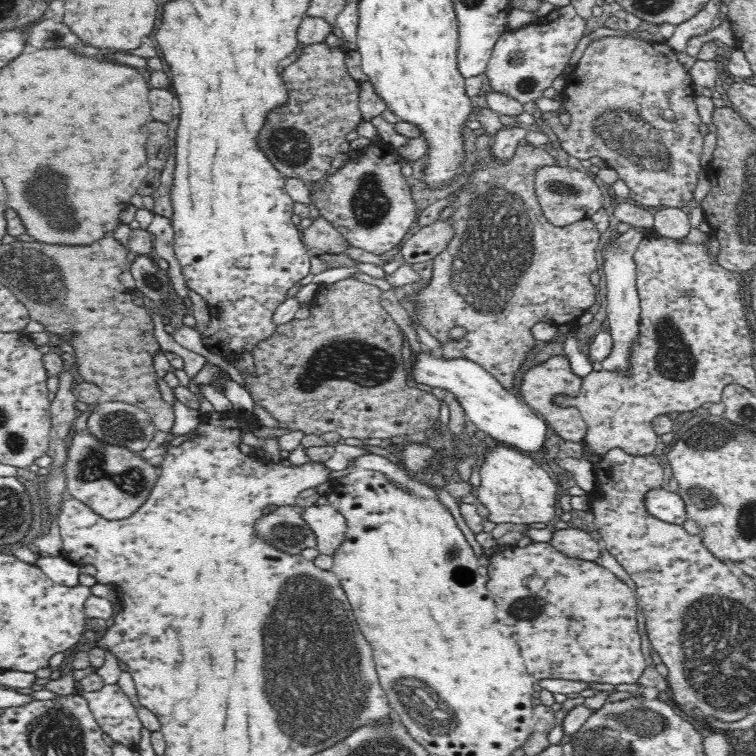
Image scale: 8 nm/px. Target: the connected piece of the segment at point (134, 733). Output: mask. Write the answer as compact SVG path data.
M106 684L100 690L88 692L75 688L74 694L82 695L98 721L102 732L115 743L138 748L143 724L134 703L117 684Z

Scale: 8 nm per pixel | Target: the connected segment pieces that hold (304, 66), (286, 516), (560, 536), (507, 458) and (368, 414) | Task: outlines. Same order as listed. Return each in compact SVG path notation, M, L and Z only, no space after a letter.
M326 42L304 45L299 50L299 58L289 66L281 66L281 77L287 89L288 101L280 108L274 108L264 118L262 132L258 134L258 148L282 176L299 178L305 182L317 182L331 172L335 155L346 142L346 135L363 121L360 104L360 86L348 72L345 59L347 50L343 47L330 48Z
M298 505L278 507L269 514L263 515L255 523L255 536L284 553L300 555L307 548L316 548L317 541L310 526L301 518L303 508Z
M574 528L556 530L550 540L550 544L566 556L588 561L599 560L603 549L600 541L594 540L586 532Z
M501 442L494 443L486 448L486 454L481 458L479 466L480 485L474 492L477 502L486 506L488 517L486 520L497 524L534 524L536 522L548 523L554 518L556 502L556 483L550 479L548 472L540 467L533 454L516 450Z
M342 279L331 284L318 284L318 292L310 303L310 316L305 319L292 319L290 322L278 325L276 332L266 340L260 340L252 350L254 370L252 372L239 371L244 383L242 386L250 393L253 404L264 408L270 416L278 422L279 428L290 431L302 431L305 434L324 434L324 432L338 432L342 438L394 438L394 436L418 438L439 420L441 403L432 395L417 388L408 386L408 361L402 356L404 336L392 316L380 306L380 289L372 284Z

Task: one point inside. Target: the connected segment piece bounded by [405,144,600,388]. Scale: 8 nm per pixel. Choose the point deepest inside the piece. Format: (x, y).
(497, 278)

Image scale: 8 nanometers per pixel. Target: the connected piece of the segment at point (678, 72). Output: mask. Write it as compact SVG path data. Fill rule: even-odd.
M606 36L604 38L598 38L592 40L584 50L582 58L578 60L568 82L565 84L565 89L562 91L562 106L558 110L551 110L542 112L542 120L550 127L552 132L557 135L562 149L568 153L569 156L582 160L590 160L591 158L598 157L608 164L609 168L612 168L617 174L618 178L624 181L629 188L630 199L636 204L640 204L646 207L672 207L681 208L687 207L688 202L692 200L692 194L694 194L694 186L698 182L698 174L704 169L700 165L700 153L702 152L702 134L698 131L700 128L700 115L696 108L694 98L696 96L693 89L693 80L689 73L682 68L682 64L678 62L677 52L672 50L666 44L655 42L643 42L642 40L636 40L636 38L618 38L616 36ZM562 113L567 113L570 116L570 126L564 128L560 123L559 116Z

